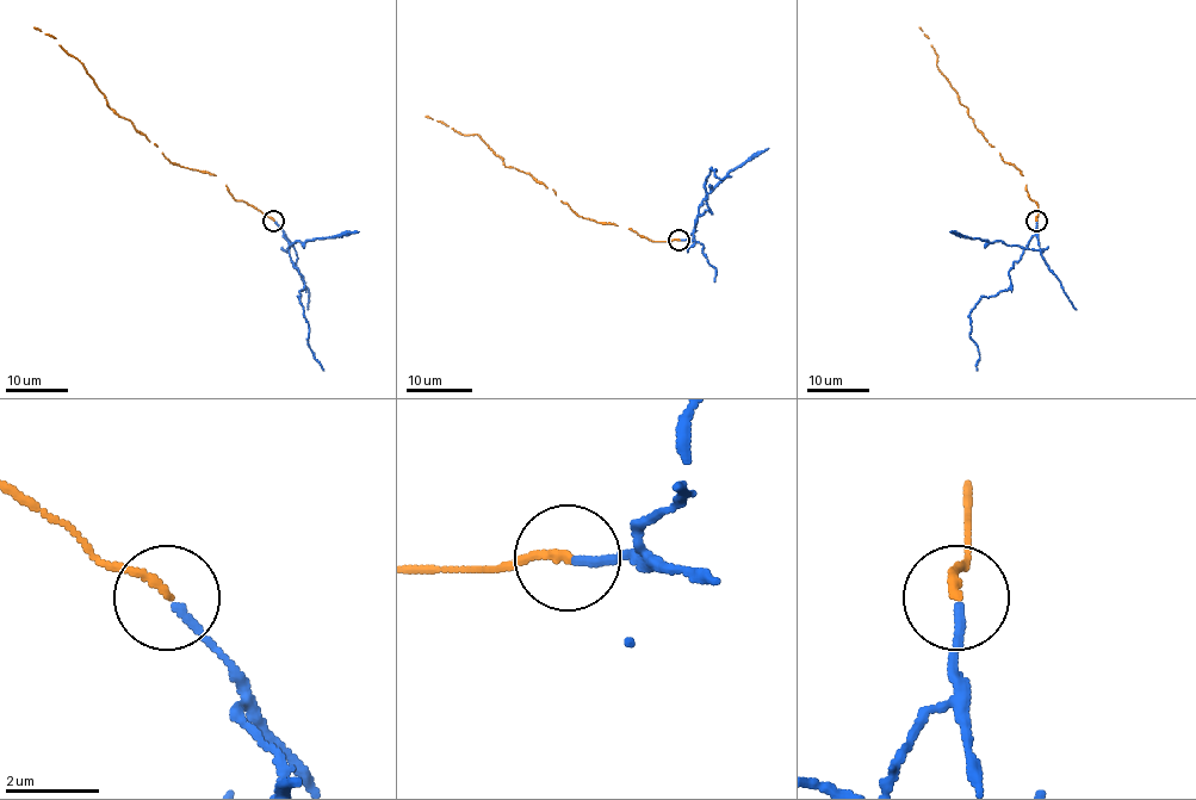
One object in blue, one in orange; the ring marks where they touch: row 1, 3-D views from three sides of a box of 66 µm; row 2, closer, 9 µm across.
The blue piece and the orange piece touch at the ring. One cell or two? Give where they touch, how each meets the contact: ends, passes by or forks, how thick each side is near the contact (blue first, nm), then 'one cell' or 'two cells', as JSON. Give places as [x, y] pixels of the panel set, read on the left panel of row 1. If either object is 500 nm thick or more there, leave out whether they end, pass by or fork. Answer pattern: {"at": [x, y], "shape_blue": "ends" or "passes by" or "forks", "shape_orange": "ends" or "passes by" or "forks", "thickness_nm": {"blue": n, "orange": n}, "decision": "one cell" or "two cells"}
{"at": [273, 221], "shape_blue": "ends", "shape_orange": "ends", "thickness_nm": {"blue": 180, "orange": 170}, "decision": "two cells"}

